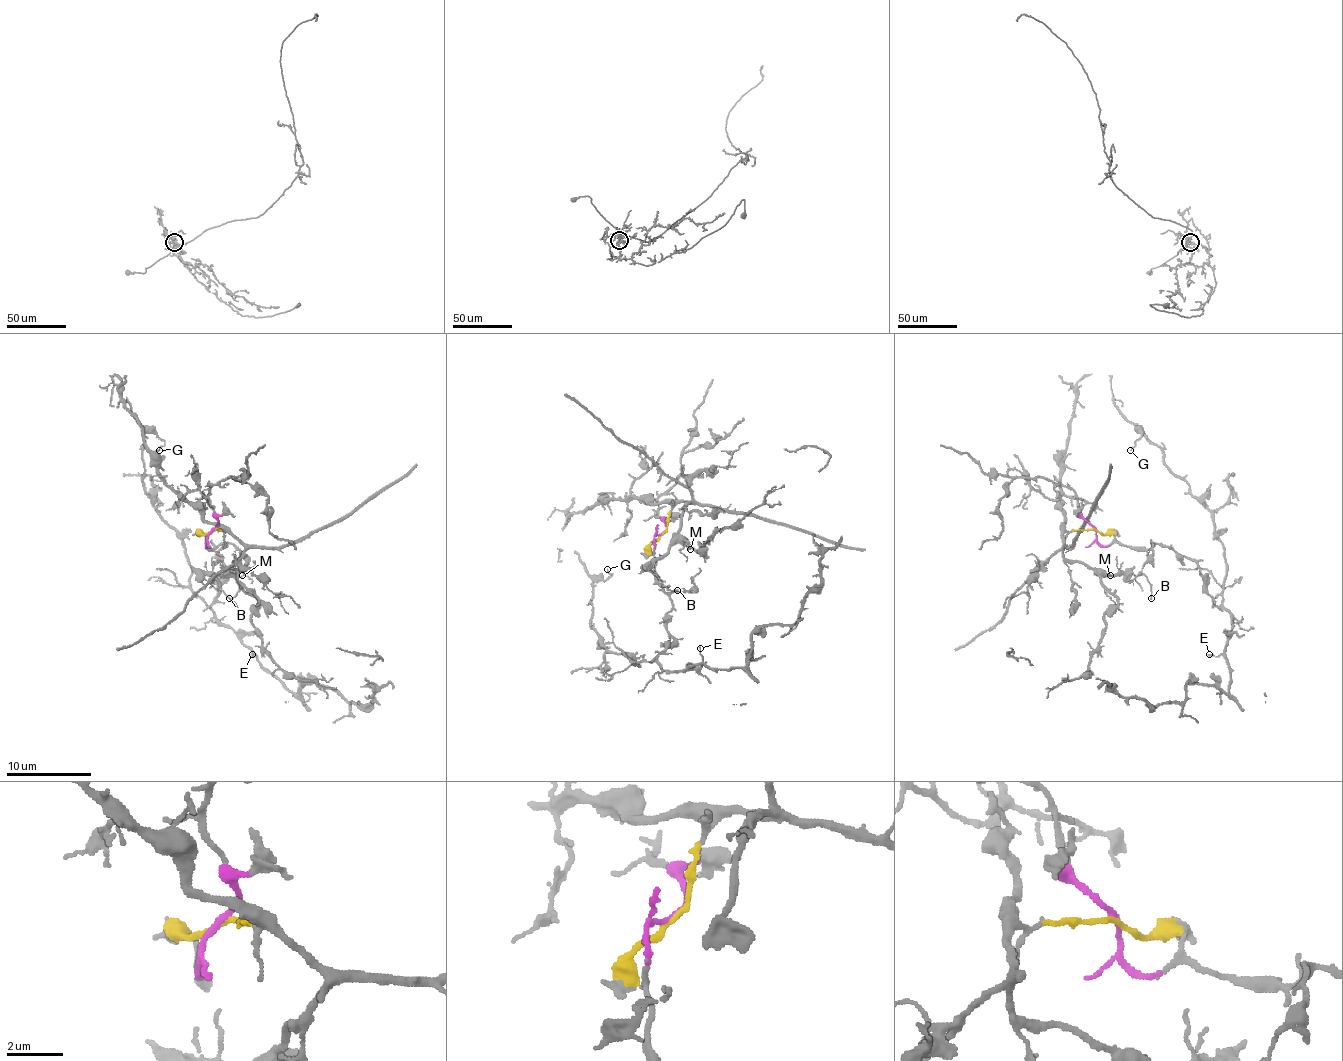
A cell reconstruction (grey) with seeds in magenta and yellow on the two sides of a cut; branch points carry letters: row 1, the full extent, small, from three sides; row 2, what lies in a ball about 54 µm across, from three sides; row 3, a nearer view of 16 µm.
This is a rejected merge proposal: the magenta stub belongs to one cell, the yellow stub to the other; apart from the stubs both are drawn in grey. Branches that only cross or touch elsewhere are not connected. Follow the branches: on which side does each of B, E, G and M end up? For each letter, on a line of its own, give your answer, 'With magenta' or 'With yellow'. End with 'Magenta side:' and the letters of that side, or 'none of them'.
B: With yellow
E: With magenta
G: With magenta
M: With yellow
Magenta side: E, G

